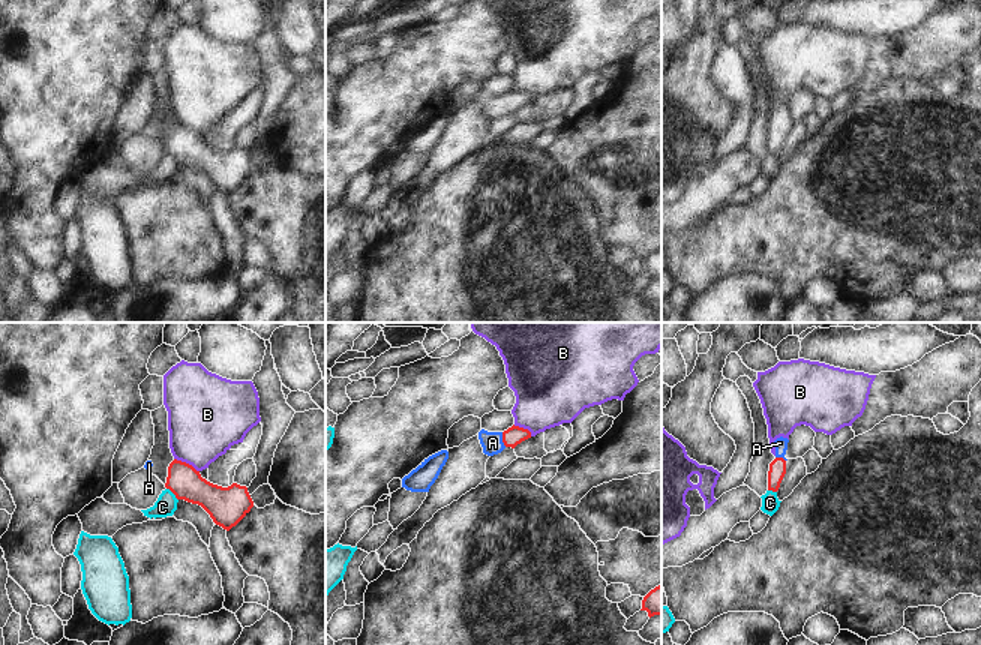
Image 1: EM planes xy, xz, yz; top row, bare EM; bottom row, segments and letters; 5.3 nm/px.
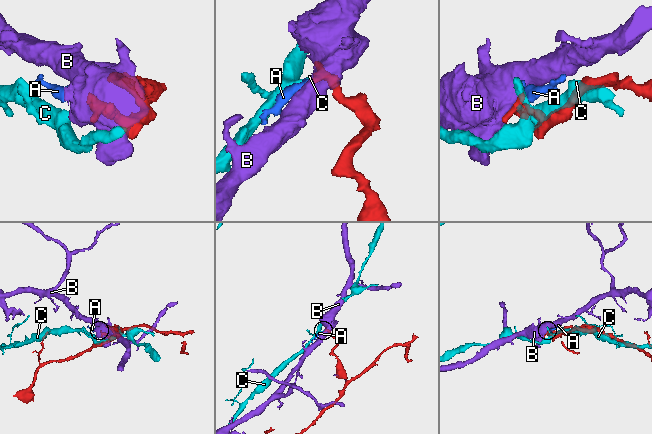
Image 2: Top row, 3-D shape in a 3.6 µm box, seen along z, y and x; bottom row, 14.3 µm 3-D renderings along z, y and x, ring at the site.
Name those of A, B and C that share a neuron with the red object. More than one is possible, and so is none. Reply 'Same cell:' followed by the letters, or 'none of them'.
Same cell: A

